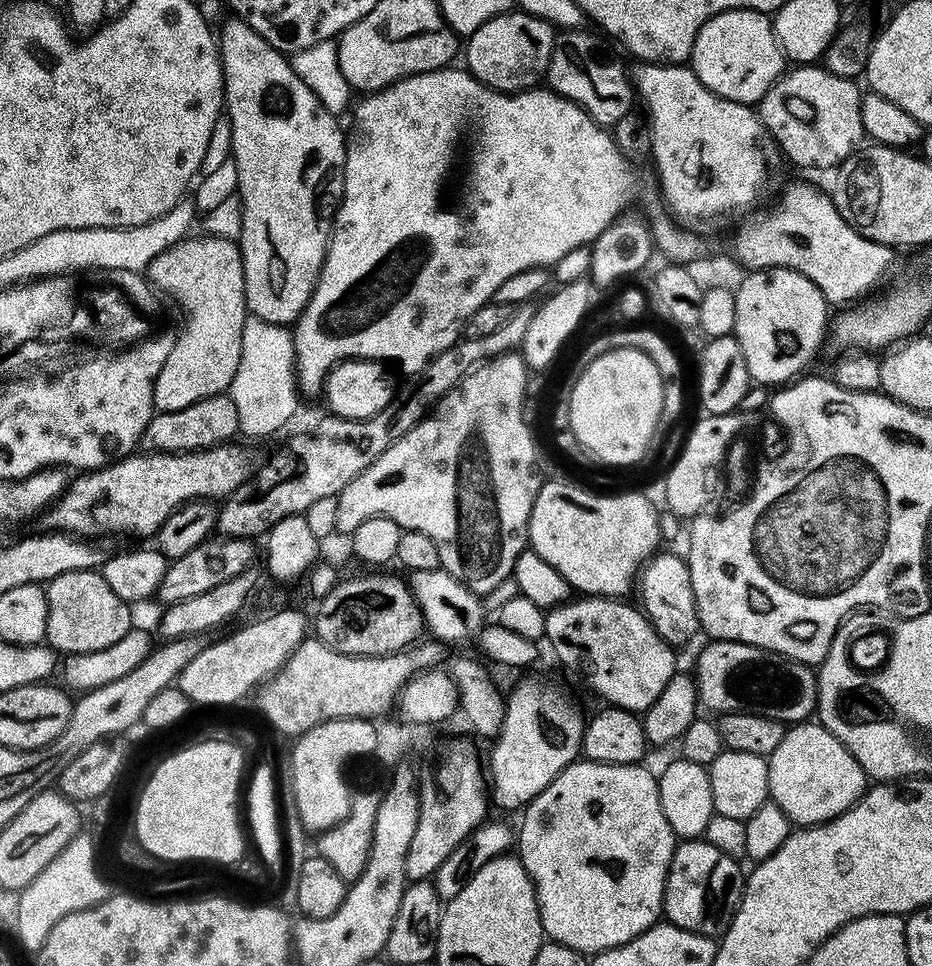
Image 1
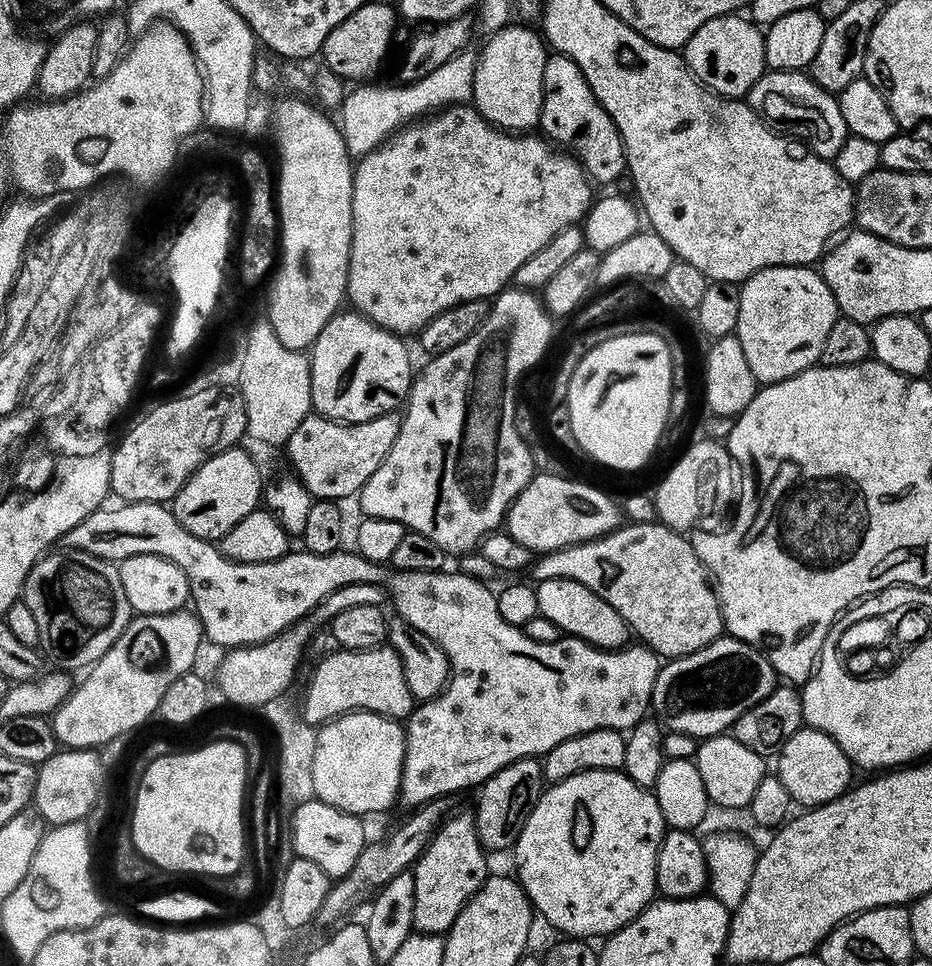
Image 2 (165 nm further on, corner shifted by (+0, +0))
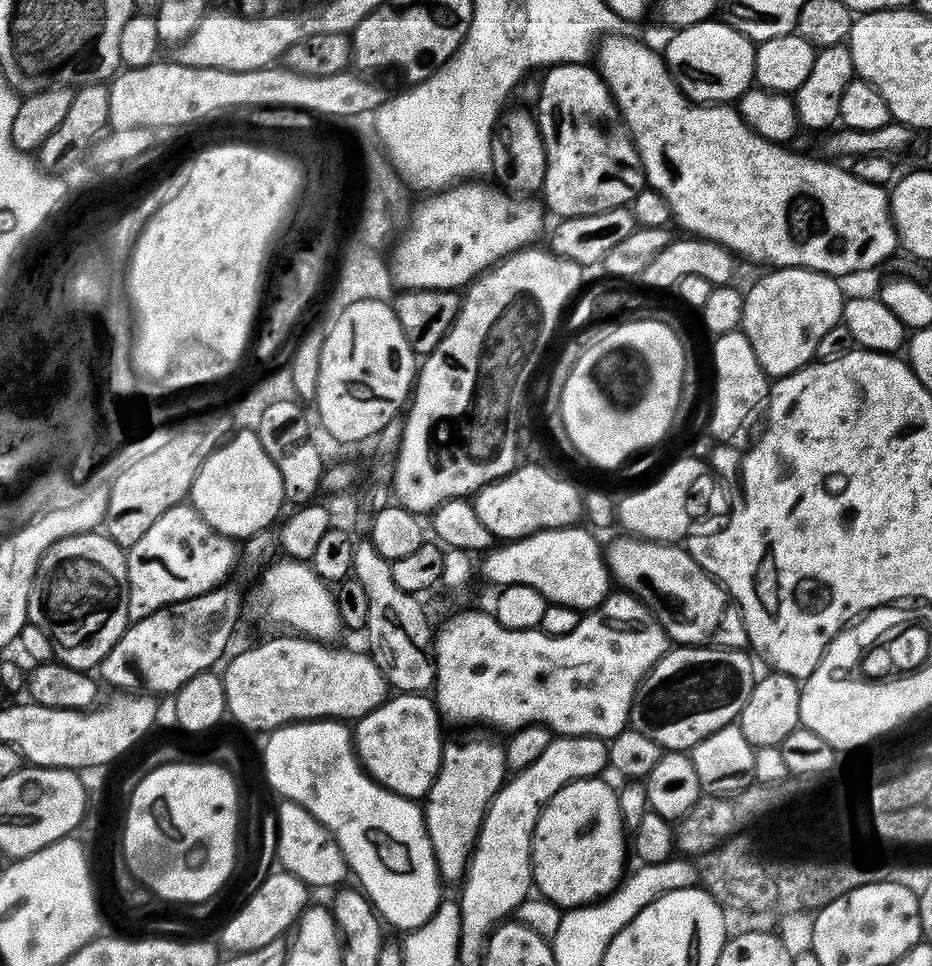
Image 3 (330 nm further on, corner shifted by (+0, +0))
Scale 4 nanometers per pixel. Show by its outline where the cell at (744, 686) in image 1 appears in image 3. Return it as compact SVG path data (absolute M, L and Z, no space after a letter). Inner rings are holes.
M676 646L667 652L646 675L632 699L630 727L654 738L661 749L673 752L690 750L710 734L722 730L739 717L750 690L756 685L758 672L752 669L753 657L739 648L711 646Z

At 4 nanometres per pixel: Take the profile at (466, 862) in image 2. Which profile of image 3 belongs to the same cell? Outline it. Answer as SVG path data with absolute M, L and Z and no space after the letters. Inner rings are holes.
M468 738L445 743L440 770L422 804L427 833L443 881L459 881L465 875L489 802L507 776L504 747L500 742L490 738Z

